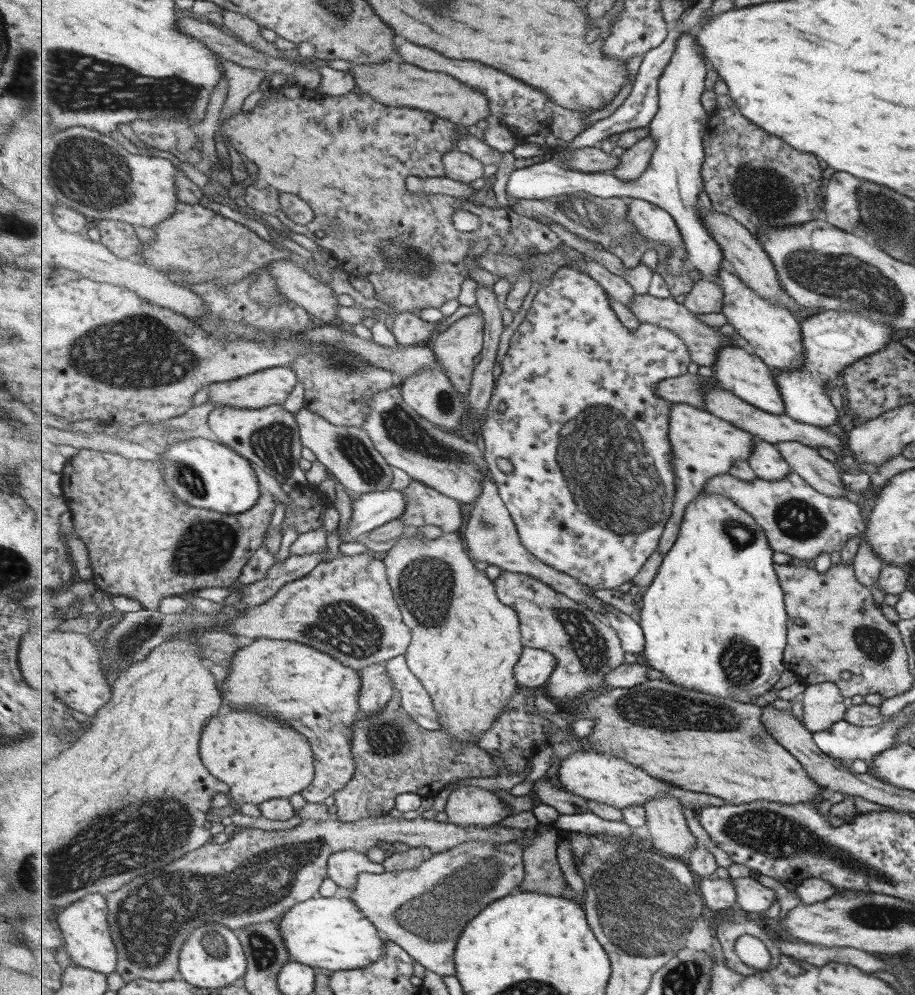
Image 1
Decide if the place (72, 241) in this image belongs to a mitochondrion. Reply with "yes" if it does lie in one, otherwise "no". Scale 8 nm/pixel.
no

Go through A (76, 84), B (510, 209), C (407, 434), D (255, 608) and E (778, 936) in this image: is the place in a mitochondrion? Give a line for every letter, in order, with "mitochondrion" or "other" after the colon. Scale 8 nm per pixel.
A: mitochondrion
B: other
C: mitochondrion
D: other
E: other

